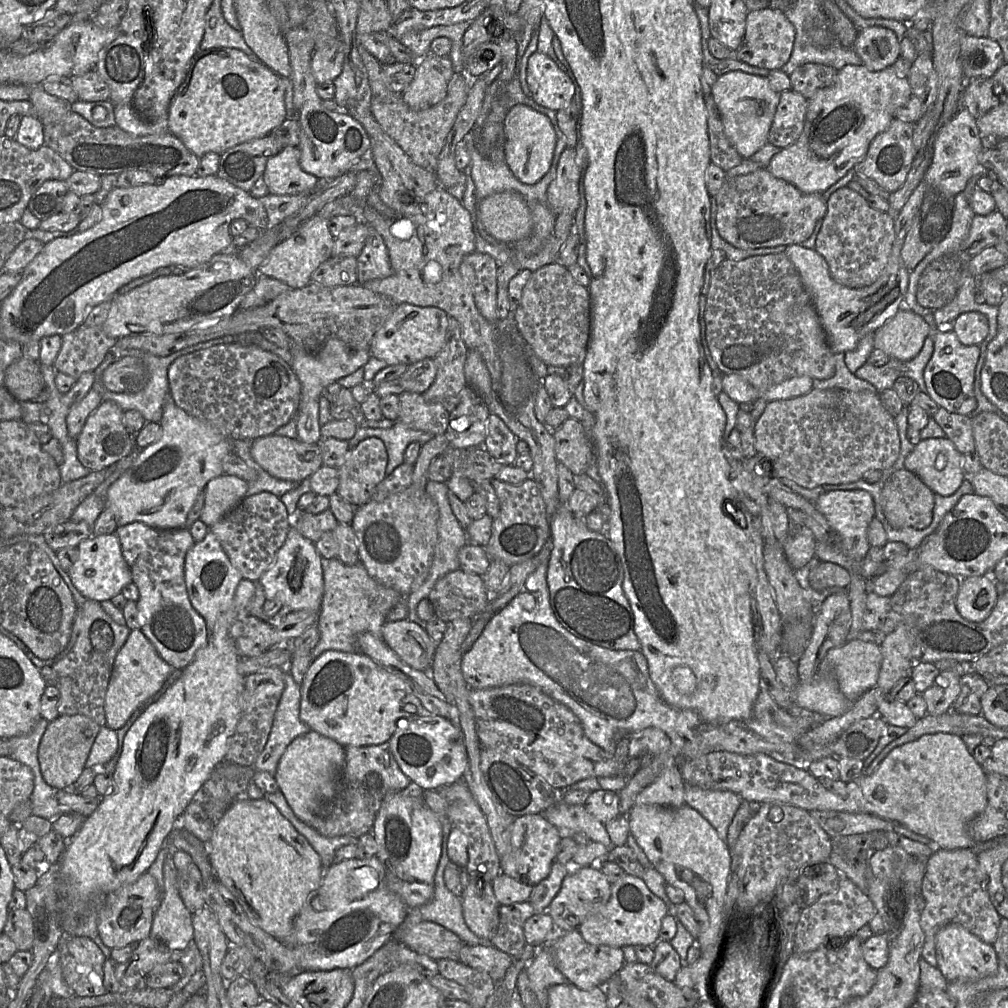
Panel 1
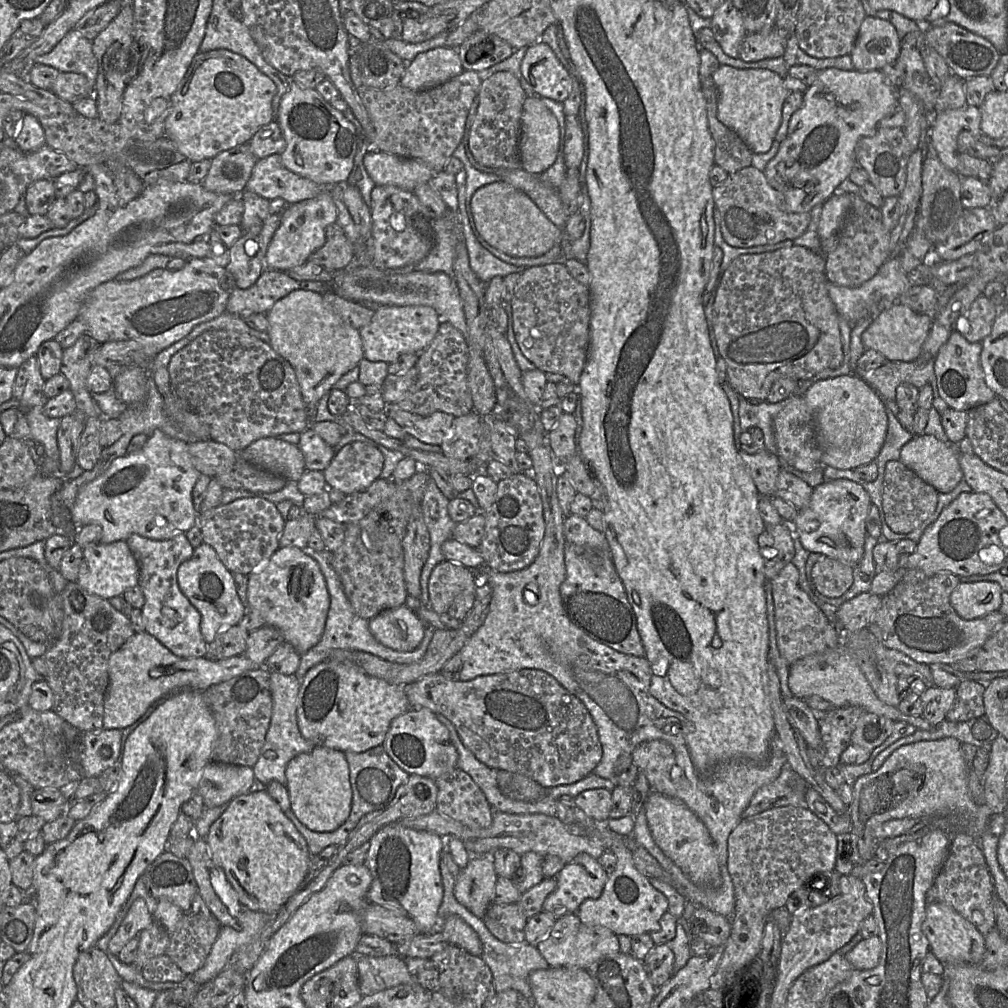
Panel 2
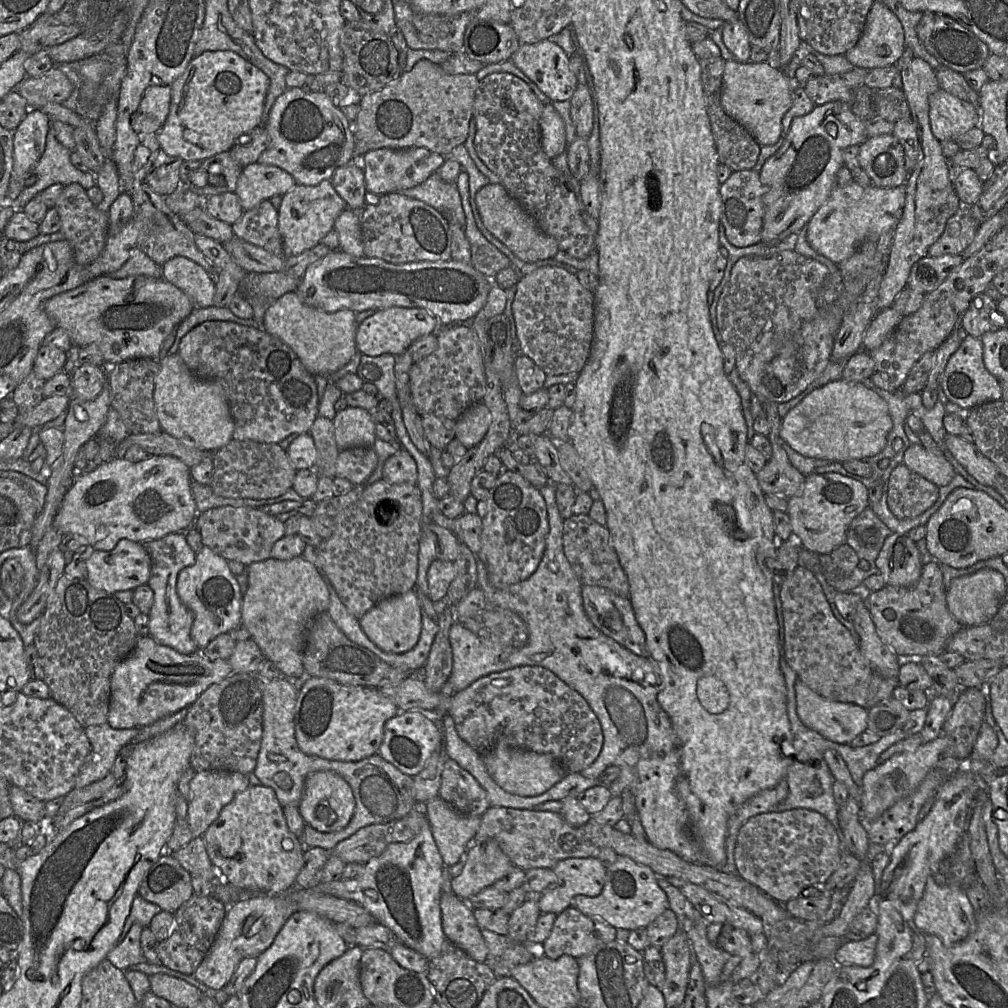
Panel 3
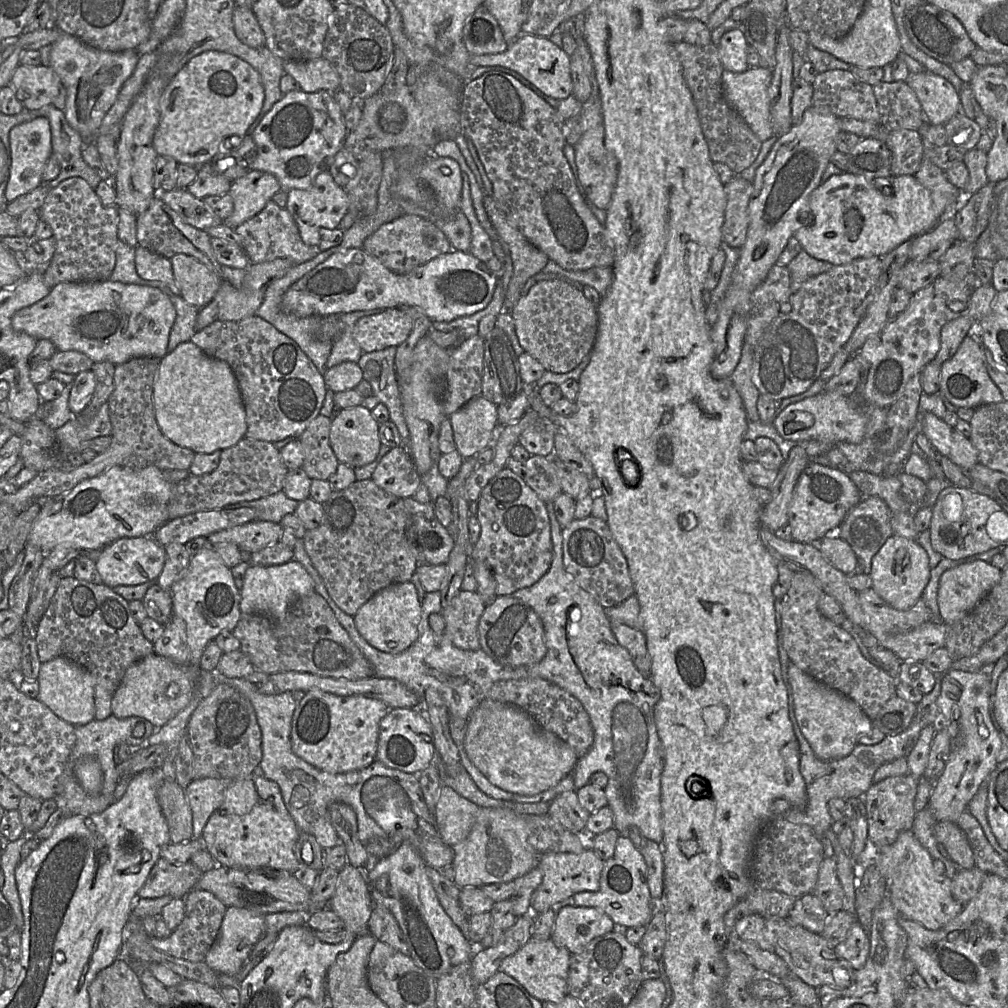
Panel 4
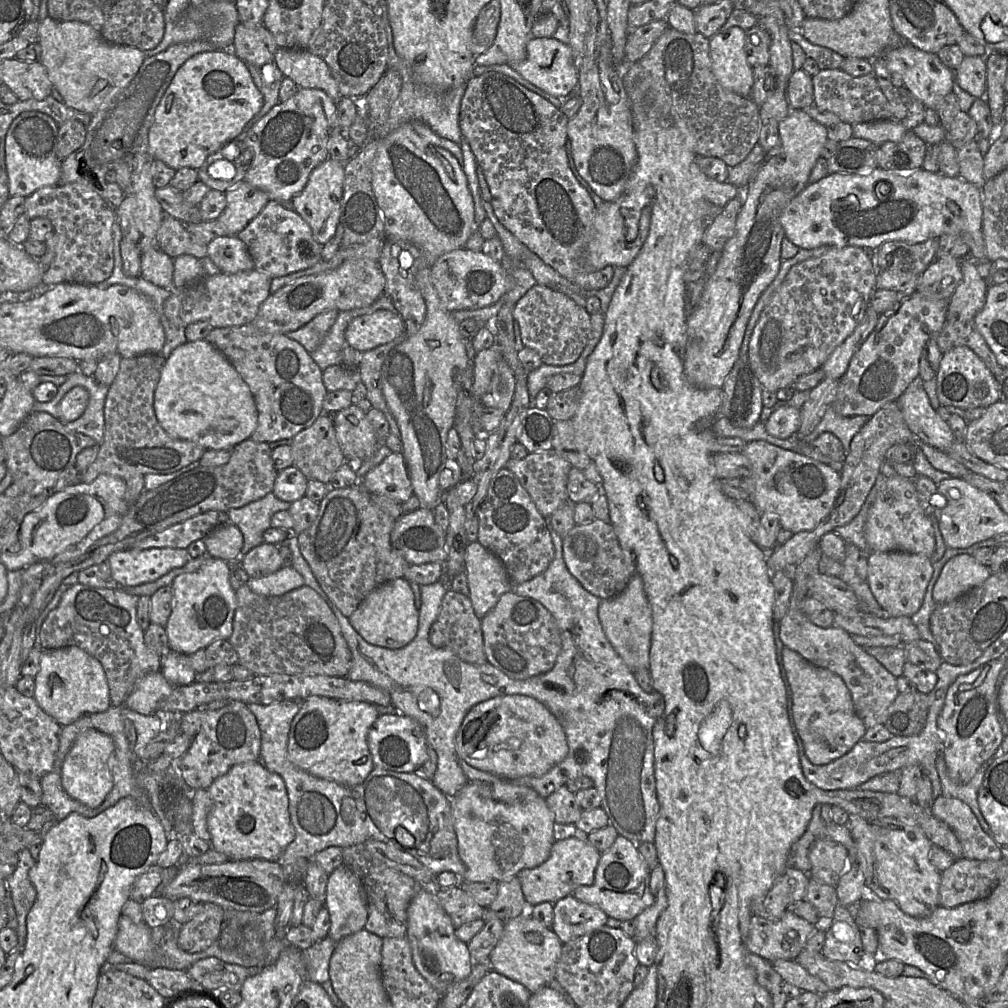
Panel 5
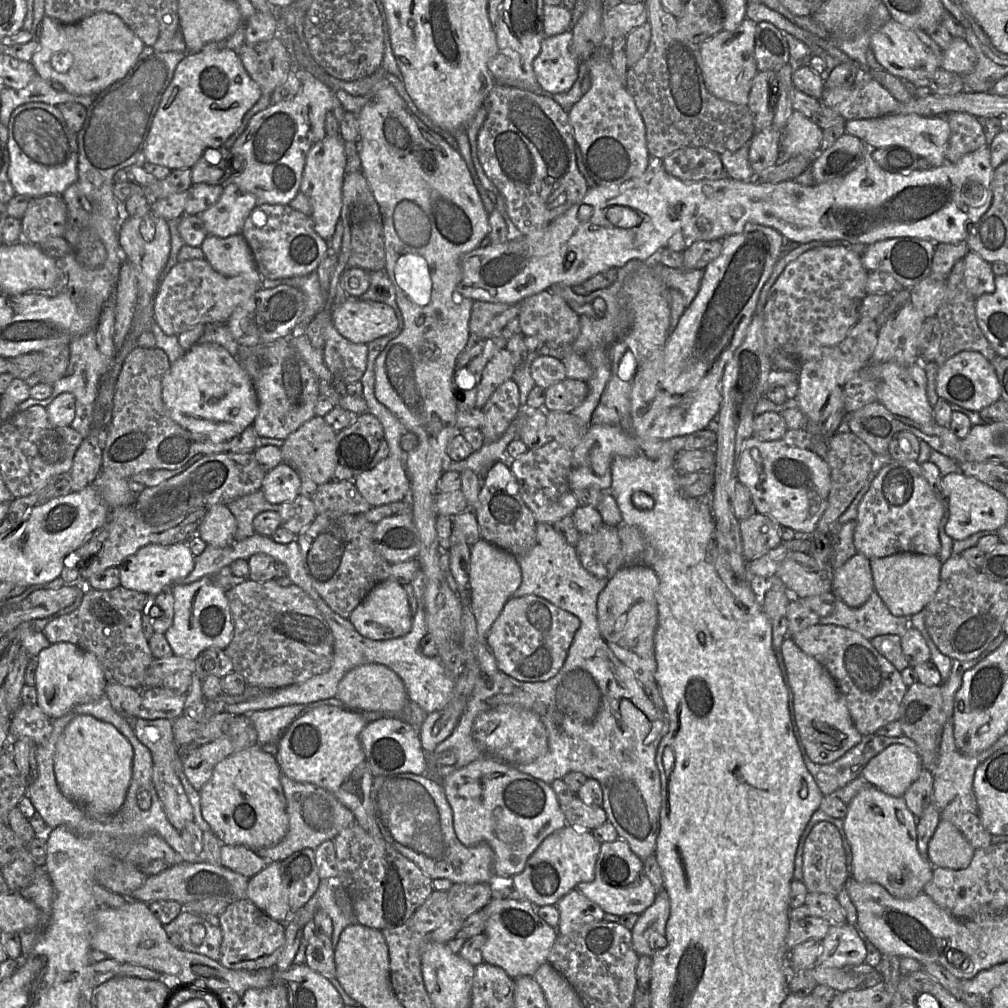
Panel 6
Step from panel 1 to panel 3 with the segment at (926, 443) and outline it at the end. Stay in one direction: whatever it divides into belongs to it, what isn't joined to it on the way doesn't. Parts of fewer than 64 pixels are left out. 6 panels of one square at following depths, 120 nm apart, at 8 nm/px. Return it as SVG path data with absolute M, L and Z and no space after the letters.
M910 444L904 452L903 464L938 487L946 486L956 475L944 455L936 455L922 444Z

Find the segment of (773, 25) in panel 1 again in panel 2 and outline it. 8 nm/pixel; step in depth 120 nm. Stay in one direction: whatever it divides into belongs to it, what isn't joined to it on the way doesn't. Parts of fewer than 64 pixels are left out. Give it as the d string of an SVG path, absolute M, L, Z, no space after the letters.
M773 26L771 31L747 34L741 43L739 58L744 62L783 57L788 35Z

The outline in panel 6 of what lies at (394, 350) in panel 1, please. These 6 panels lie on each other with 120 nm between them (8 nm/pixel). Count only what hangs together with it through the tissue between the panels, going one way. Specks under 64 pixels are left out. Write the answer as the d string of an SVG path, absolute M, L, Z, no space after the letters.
M351 297L333 310L332 323L343 337L364 344L396 331L399 325L389 305Z

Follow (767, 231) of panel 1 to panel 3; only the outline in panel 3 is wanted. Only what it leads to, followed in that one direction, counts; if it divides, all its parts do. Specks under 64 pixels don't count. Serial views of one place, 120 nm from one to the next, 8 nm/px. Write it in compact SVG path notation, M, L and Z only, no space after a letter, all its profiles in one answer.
M752 169L734 171L720 185L721 225L726 239L735 247L749 247L761 242L761 231L764 217L762 198L764 187L759 172Z

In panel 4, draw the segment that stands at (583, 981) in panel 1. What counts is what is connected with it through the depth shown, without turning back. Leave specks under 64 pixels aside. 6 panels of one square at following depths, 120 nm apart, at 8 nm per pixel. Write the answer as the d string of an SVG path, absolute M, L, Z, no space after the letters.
M570 902L555 909L550 939L570 954L582 952L594 938L613 931L612 919L596 908L575 906Z

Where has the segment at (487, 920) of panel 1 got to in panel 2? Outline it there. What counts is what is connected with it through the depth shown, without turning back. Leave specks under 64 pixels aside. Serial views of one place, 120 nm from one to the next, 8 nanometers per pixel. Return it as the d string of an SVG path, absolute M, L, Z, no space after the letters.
M490 855L470 856L468 864L456 877L456 900L482 919L493 903L497 878Z

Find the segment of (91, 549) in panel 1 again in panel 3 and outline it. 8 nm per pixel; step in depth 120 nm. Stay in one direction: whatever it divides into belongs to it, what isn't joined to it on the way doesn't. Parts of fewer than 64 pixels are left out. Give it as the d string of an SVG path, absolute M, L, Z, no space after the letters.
M121 539L110 551L93 550L86 559L87 581L94 588L115 594L121 590L134 590L147 584L151 574L151 558L143 543Z

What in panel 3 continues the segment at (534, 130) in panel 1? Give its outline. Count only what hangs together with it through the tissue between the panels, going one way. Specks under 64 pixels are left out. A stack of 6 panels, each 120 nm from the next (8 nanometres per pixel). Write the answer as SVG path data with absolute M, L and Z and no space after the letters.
M544 104L539 121L541 146L545 154L553 159L566 152L565 127L561 117L551 104Z

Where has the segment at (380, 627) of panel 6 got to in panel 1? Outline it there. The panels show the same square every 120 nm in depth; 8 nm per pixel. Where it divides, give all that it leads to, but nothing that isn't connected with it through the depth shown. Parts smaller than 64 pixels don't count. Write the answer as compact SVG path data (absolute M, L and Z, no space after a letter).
M407 618L385 621L382 639L403 662L416 670L430 672L437 644L421 625Z

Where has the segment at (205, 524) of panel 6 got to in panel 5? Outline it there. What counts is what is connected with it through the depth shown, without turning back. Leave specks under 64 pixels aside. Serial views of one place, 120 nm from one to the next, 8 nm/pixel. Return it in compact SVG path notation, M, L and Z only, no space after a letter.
M230 522L224 523L213 529L202 540L210 557L226 562L242 561L239 554L243 545L243 536L236 525Z

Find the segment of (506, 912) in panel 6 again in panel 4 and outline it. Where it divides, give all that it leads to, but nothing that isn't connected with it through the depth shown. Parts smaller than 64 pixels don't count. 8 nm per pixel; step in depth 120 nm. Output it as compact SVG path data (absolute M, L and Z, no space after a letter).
M531 937L522 948L502 961L499 971L514 978L539 1001L559 1003L568 995L567 977L570 958L570 952L556 946L550 938L540 940Z

